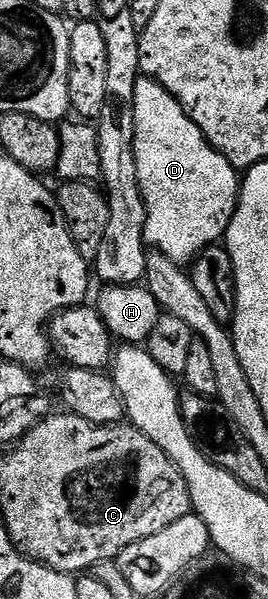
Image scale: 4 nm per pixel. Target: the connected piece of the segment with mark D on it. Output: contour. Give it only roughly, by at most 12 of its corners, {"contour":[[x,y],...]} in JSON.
{"contour":[[158,82],[134,97],[146,241],[221,243],[240,174]]}

